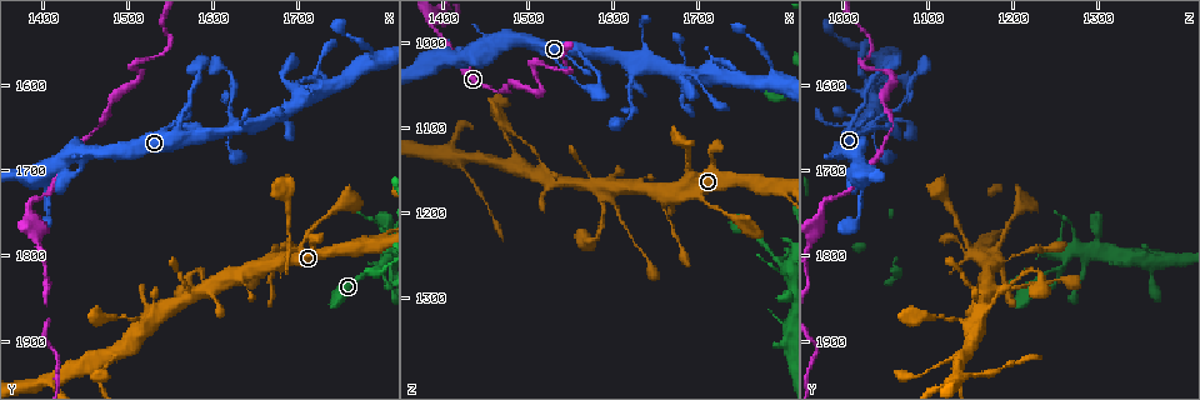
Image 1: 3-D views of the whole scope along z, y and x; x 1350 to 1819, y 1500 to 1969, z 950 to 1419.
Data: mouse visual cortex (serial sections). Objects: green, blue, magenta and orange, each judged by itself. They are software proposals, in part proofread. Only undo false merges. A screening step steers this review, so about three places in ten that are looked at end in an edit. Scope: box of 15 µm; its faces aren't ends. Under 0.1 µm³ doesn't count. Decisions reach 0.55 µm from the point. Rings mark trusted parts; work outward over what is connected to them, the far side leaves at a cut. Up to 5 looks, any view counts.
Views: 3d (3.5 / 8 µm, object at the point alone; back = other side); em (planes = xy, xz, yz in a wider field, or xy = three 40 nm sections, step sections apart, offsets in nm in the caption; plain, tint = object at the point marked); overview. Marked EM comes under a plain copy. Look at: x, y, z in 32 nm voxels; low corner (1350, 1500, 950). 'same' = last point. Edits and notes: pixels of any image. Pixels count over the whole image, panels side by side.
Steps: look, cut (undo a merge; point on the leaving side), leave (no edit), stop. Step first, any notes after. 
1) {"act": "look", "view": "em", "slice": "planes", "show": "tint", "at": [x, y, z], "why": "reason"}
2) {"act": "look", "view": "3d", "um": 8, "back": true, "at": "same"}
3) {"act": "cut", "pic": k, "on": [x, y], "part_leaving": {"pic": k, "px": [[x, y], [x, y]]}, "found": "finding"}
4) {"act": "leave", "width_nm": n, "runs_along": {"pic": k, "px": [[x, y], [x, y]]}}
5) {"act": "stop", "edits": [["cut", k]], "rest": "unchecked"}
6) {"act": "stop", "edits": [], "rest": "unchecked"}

{"act": "look", "view": "3d", "um": 8, "at": [1610, 1835, 1200], "why": "thick turns thin"}

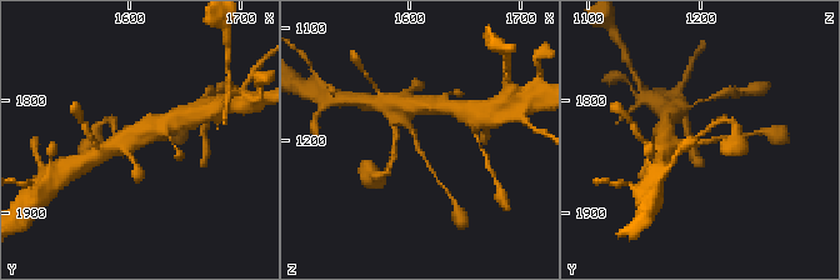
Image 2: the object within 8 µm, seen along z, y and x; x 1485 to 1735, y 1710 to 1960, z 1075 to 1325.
{"act": "look", "view": "em", "slice": "xy", "step": 2, "show": "tint", "at": [1606, 1836, 1202], "arm_widths_nm": [100, 300], "why": "need the tissue"}

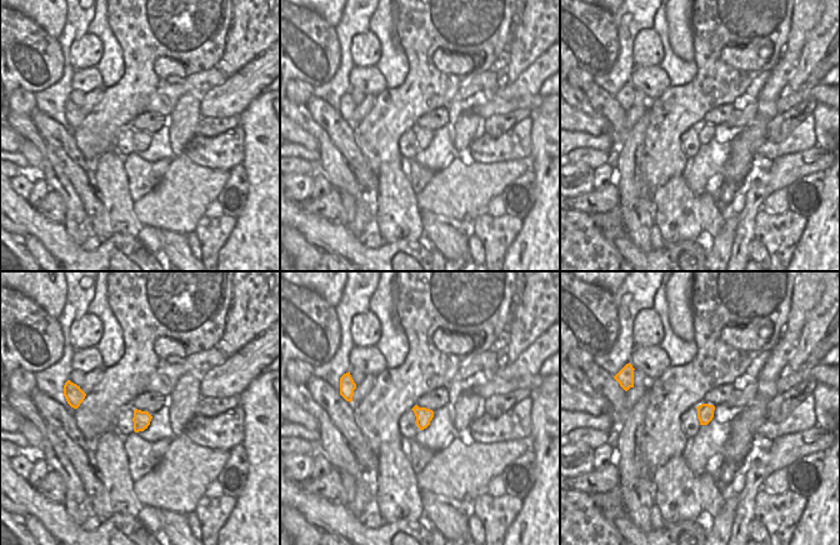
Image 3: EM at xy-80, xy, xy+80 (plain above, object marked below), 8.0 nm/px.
{"act": "leave", "width_nm": 130, "runs_along": {"pic": 2, "px": [[406, 106], [405, 123], [433, 173]]}, "found": "one cell here"}

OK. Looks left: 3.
{"act": "look", "view": "3d", "um": 3.5, "at": [1515, 1590, 1060], "why": "abrupt turn"}

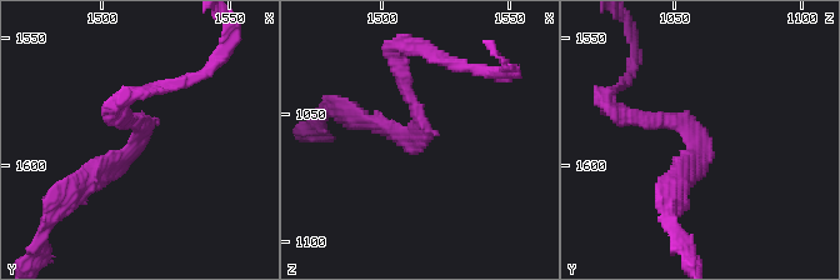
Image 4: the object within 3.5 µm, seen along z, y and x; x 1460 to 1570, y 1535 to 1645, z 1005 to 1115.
{"act": "look", "view": "em", "slice": "xy", "step": 1, "show": "tint", "at": [1514, 1589, 1058], "arm_widths_nm": [150, 250]}

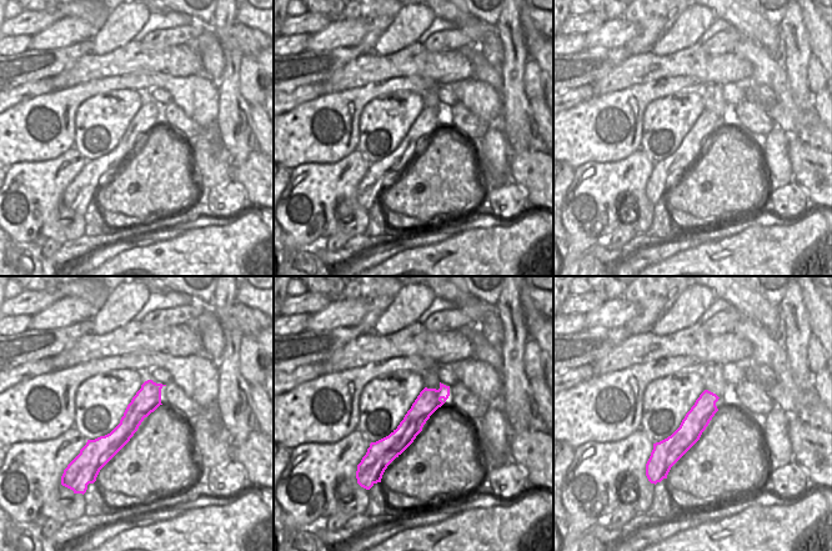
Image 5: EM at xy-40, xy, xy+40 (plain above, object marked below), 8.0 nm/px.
{"act": "leave", "runs_along": {"pic": 4, "px": [[679, 188], [689, 126], [630, 115]]}, "found": "continuous, no second cell"}

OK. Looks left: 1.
{"act": "stop", "edits": [], "rest": "unchecked"}

